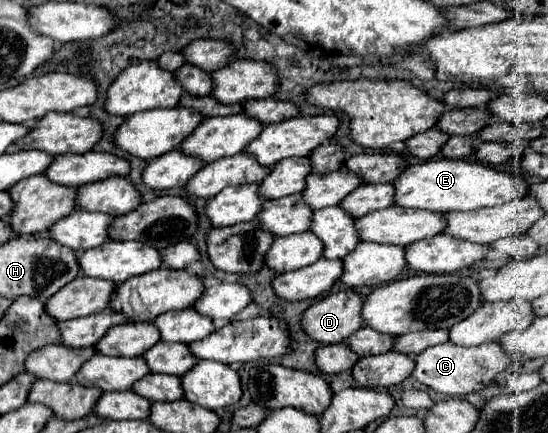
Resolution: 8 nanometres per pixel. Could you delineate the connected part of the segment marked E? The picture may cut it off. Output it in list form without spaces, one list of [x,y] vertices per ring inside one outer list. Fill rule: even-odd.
[[[432,159],[418,165],[410,165],[396,181],[396,205],[410,209],[428,209],[428,211],[470,211],[480,207],[504,205],[512,199],[524,197],[530,189],[528,181],[522,175],[494,169],[480,161],[464,159]]]

